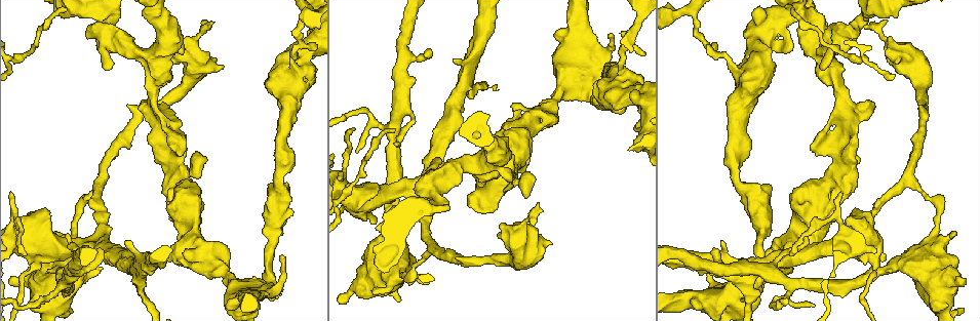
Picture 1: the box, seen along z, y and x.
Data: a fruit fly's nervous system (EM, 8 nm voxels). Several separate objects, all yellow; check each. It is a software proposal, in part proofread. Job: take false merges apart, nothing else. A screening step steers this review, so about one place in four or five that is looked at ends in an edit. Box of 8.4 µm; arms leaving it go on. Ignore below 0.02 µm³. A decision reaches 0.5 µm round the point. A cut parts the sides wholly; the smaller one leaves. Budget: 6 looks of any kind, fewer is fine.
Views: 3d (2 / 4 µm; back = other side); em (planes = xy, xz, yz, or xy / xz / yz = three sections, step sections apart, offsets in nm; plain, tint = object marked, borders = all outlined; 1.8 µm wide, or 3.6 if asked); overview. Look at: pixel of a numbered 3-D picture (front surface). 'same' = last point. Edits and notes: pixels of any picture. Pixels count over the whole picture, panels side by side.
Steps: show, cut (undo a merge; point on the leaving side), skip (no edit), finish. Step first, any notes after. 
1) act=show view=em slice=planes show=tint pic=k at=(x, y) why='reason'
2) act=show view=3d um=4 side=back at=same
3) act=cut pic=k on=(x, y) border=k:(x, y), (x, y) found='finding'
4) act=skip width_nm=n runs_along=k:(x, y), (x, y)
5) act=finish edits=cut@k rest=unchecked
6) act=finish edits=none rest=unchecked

act=show view=em um=3.6 slice=xy step=16 show=tint pic=1 at=(567, 84) why='abrupt turn'

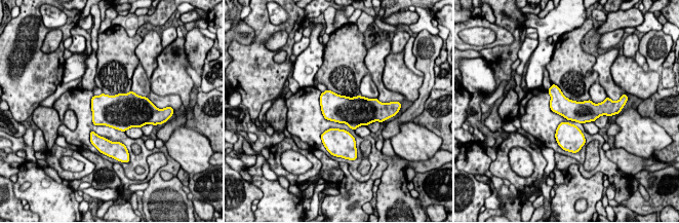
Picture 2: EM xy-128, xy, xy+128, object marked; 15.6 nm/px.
act=show view=em um=3.6 slice=planes show=borders at=same why='another direction'

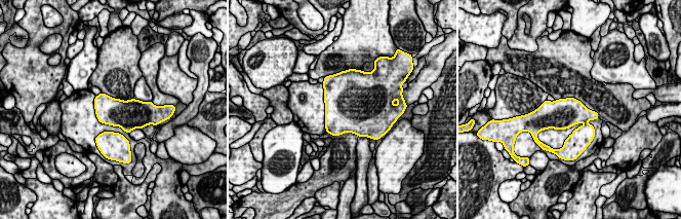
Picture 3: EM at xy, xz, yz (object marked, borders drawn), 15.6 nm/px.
act=skip width_nm=460 found='continuous, no second neuron'

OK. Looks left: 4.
act=show view=3d um=4 pic=1 at=(692, 11) why='sharp bend'

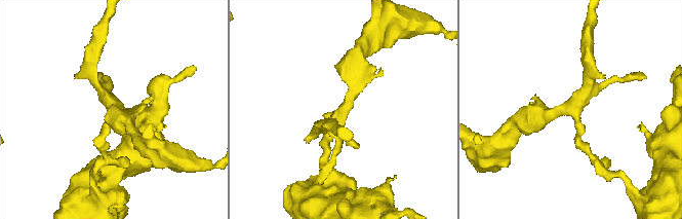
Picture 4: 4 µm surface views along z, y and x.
act=show view=em slice=planes show=plain pic=4 at=(573, 113)

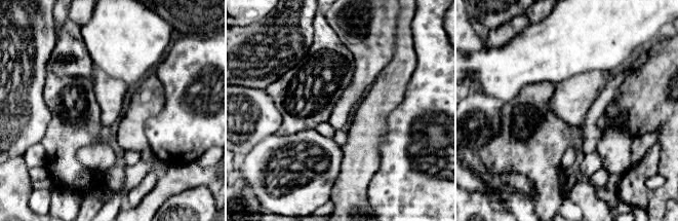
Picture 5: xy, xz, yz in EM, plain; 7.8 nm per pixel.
act=show view=em slice=planes show=tint at=same why='with the object marked'

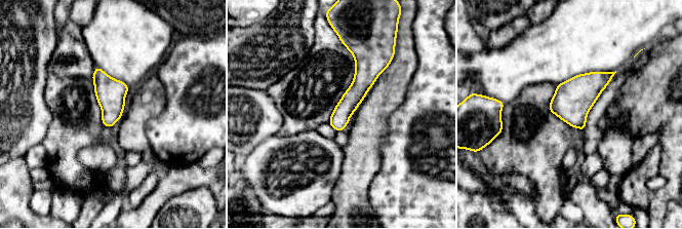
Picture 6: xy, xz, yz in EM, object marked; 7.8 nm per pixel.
act=skip runs_along=6:(357, 54), (361, 84), (337, 127) found='one neuron here'

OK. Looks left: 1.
act=finish edits=none rest=unchecked

